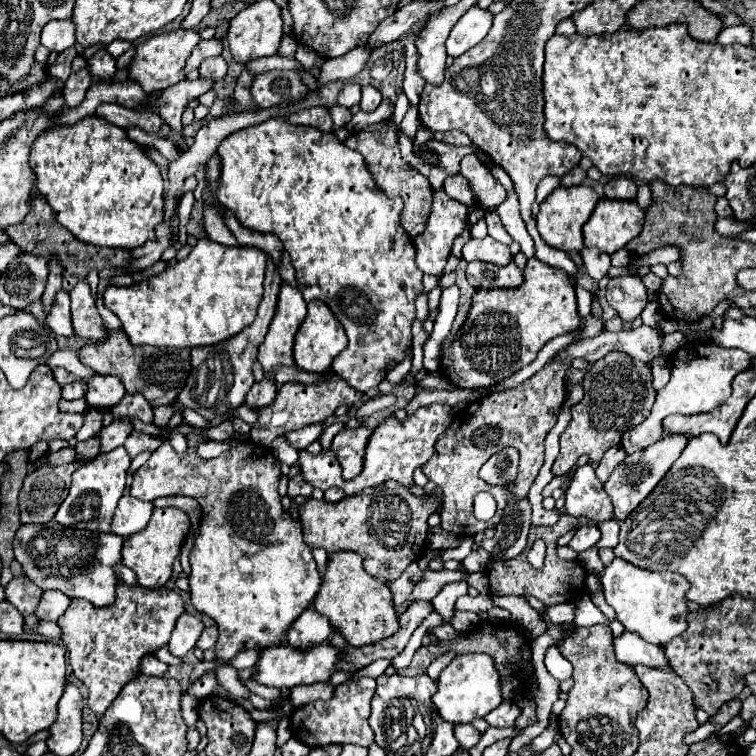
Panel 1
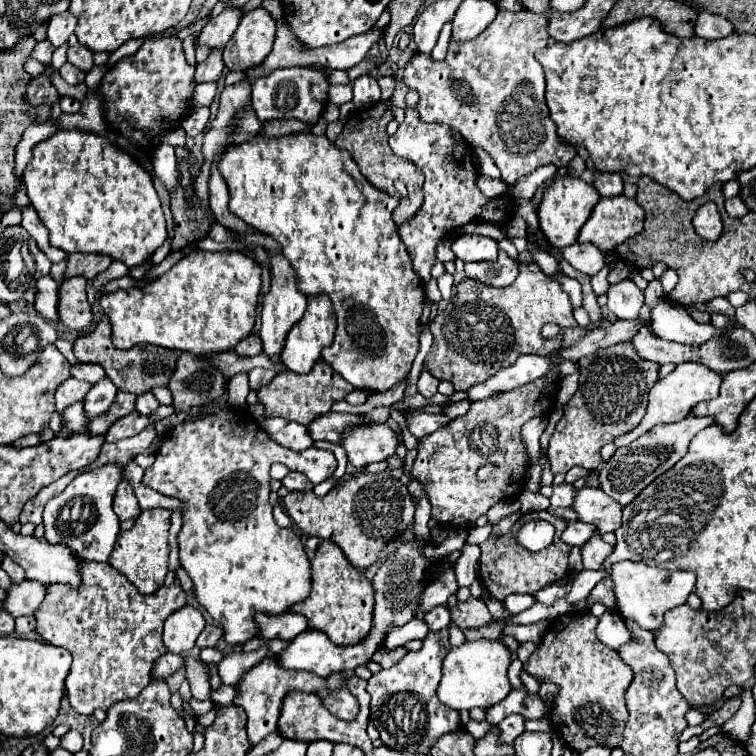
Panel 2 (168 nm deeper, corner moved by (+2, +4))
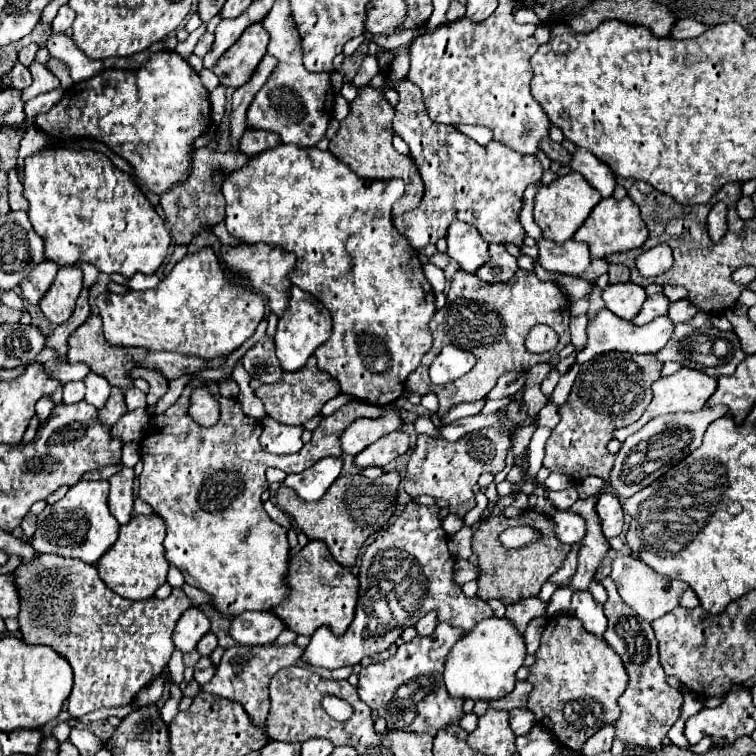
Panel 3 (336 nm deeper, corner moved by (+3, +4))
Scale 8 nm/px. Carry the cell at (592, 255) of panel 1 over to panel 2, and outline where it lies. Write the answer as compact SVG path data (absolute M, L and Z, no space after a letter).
M577 242L577 244L561 248L561 250L563 252L567 250L567 254L569 254L567 262L575 270L579 270L579 272L583 272L587 276L593 276L603 268L603 252L597 250L597 246L593 246L593 244L579 244Z

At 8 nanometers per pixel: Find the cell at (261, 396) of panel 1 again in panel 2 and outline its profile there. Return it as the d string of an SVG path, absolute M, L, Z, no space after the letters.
M253 368L251 372L249 372L249 382L251 382L251 388L253 390L259 390L259 386L263 384L267 384L267 382L271 382L273 378L275 378L275 370L269 370L269 368Z

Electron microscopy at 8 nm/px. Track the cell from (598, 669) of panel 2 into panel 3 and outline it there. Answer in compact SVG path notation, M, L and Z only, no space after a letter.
M564 612L548 618L548 624L542 632L542 644L536 652L536 662L530 666L530 674L526 680L530 680L534 686L528 706L534 712L536 722L550 728L560 746L578 752L582 744L592 734L596 734L596 730L614 724L620 718L618 696L624 692L624 686L628 684L628 674L624 670L624 664L620 662L620 656L602 638L586 632L576 616Z

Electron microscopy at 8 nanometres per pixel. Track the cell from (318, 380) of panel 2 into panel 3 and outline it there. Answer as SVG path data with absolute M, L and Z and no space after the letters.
M310 356L306 366L300 372L286 372L282 380L274 384L262 384L254 390L256 396L264 402L266 414L282 424L306 424L320 414L322 406L340 394L340 384L324 370L318 370L316 358Z

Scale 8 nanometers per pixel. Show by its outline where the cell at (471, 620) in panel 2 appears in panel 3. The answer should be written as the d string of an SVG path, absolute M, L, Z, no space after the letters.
M410 502L404 514L378 536L364 552L360 566L360 598L356 618L344 636L334 636L328 626L320 626L302 654L302 662L318 668L344 668L358 664L364 656L384 652L400 638L404 628L414 626L428 610L438 614L438 622L448 622L470 632L480 620L492 618L494 612L478 596L468 598L452 582L454 558L446 546L448 538L440 526L438 506L420 506Z

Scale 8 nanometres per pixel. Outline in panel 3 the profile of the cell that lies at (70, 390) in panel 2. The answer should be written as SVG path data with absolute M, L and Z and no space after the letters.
M68 382L64 384L64 404L76 404L84 400L86 384L84 382Z

